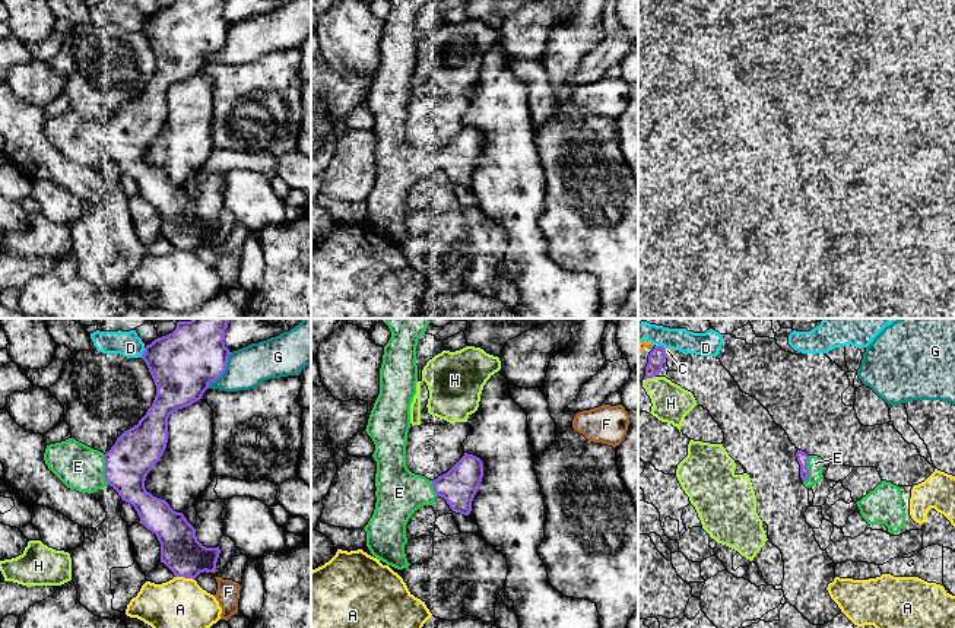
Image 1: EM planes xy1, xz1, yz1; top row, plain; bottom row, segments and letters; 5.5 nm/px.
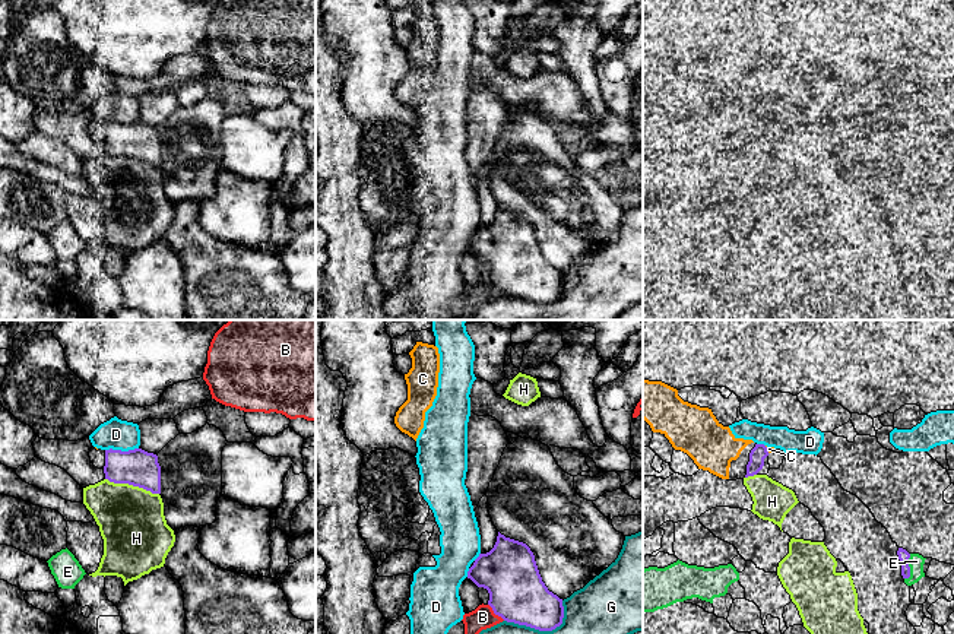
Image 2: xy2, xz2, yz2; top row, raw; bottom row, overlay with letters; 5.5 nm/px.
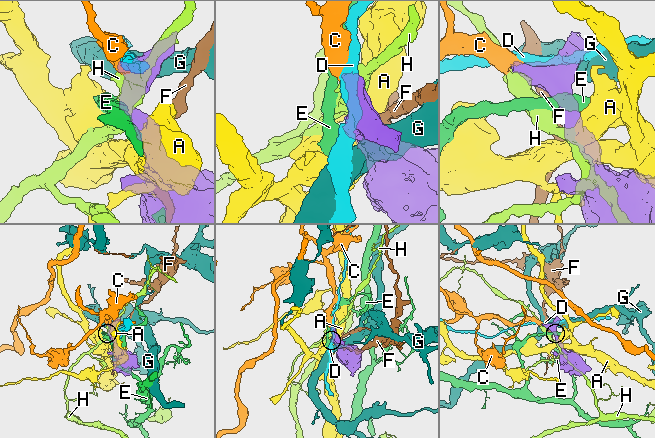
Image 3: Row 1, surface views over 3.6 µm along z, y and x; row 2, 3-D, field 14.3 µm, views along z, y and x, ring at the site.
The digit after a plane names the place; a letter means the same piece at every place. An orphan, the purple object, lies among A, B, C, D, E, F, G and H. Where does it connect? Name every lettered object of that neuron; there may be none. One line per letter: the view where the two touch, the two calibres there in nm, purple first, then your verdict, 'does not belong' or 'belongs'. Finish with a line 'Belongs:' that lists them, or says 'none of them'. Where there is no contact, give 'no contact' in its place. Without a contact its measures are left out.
A: contact in xy1; calibres 220 and 320 nm; does not belong
B: contact in xz2; calibres 320 and 120 nm; does not belong
C: contact in yz1; calibres 90 and 30 nm; belongs
D: contact in xy2; calibres 200 and 170 nm; does not belong
E: contact in xy1; calibres 240 and 240 nm; does not belong
F: contact in xy1; calibres 220 and 20 nm; does not belong
G: contact in xz2; calibres 300 and 360 nm; does not belong
H: contact in xy2; calibres 200 and 360 nm; does not belong
Belongs: C

